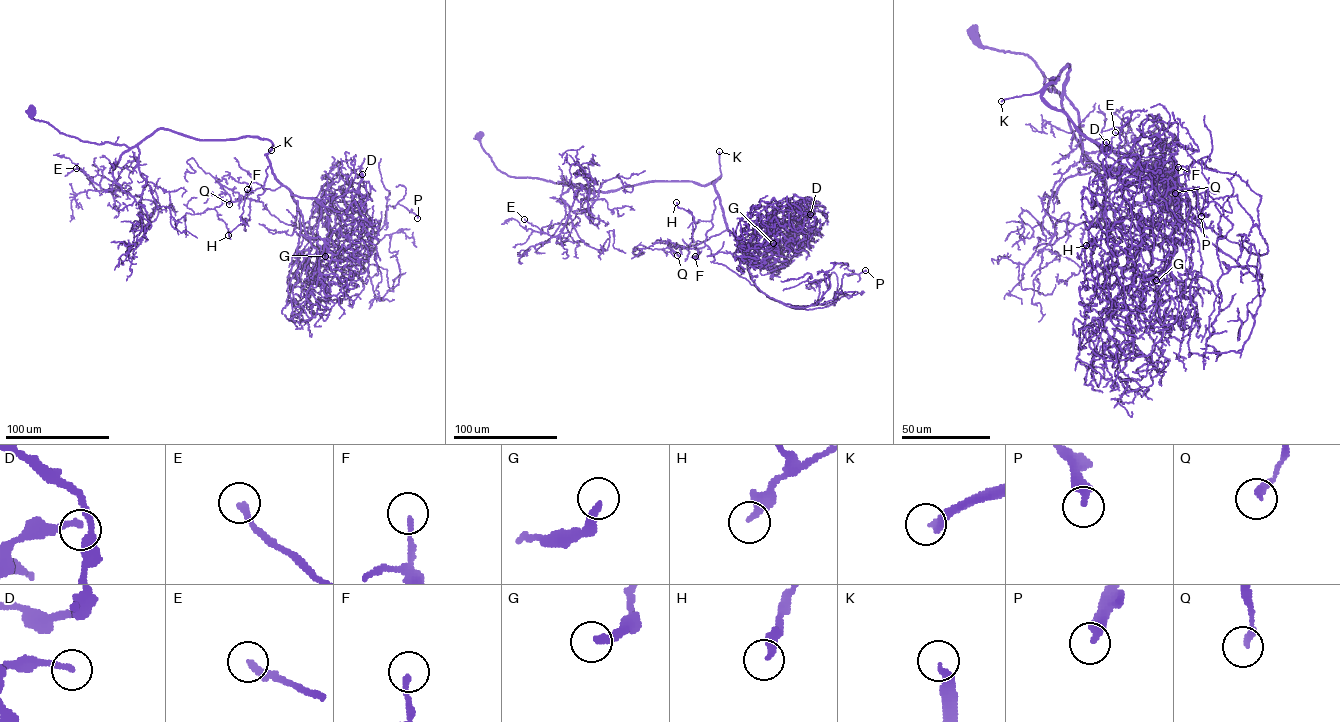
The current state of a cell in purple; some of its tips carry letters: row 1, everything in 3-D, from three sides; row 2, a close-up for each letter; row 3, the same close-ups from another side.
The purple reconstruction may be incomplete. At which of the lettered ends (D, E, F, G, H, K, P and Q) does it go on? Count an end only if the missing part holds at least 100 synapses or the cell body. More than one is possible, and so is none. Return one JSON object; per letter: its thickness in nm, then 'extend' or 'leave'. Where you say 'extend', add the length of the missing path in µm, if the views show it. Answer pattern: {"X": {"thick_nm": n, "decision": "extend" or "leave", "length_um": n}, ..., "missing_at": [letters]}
{"D": {"thick_nm": 220, "decision": "leave"}, "E": {"thick_nm": 240, "decision": "leave"}, "F": {"thick_nm": 170, "decision": "leave"}, "G": {"thick_nm": 280, "decision": "leave"}, "H": {"thick_nm": 320, "decision": "leave"}, "K": {"thick_nm": 320, "decision": "extend", "length_um": 190}, "P": {"thick_nm": 360, "decision": "leave"}, "Q": {"thick_nm": 240, "decision": "leave"}, "missing_at": ["K"]}

